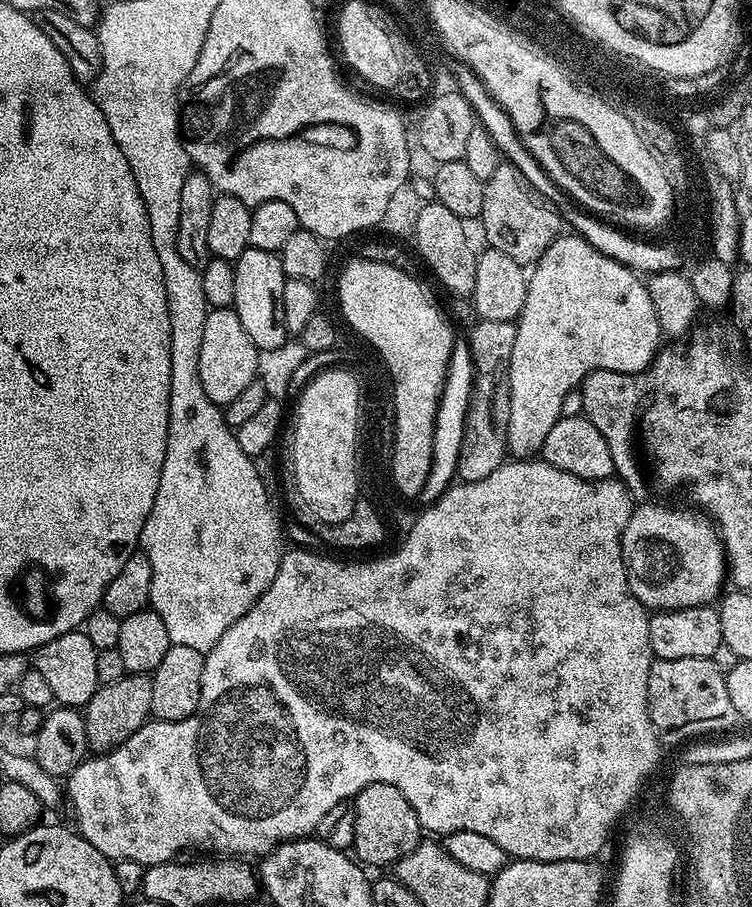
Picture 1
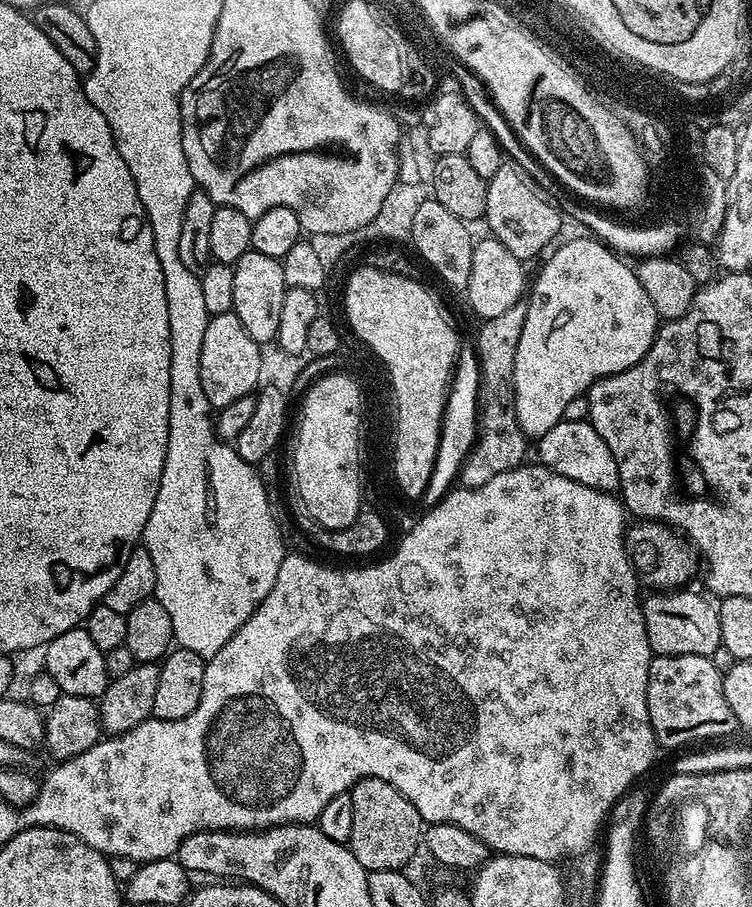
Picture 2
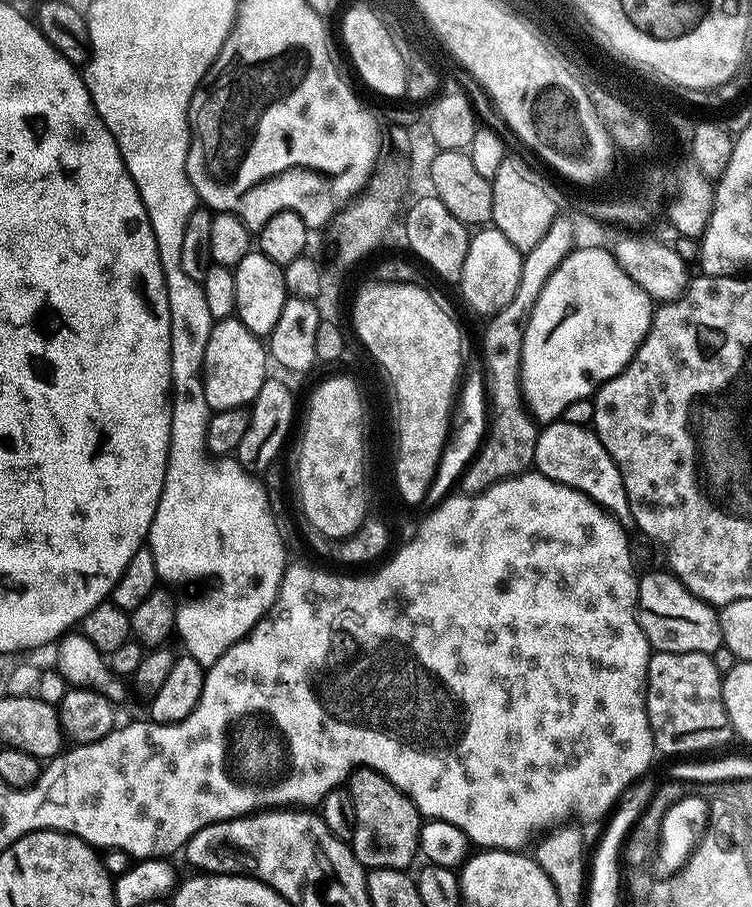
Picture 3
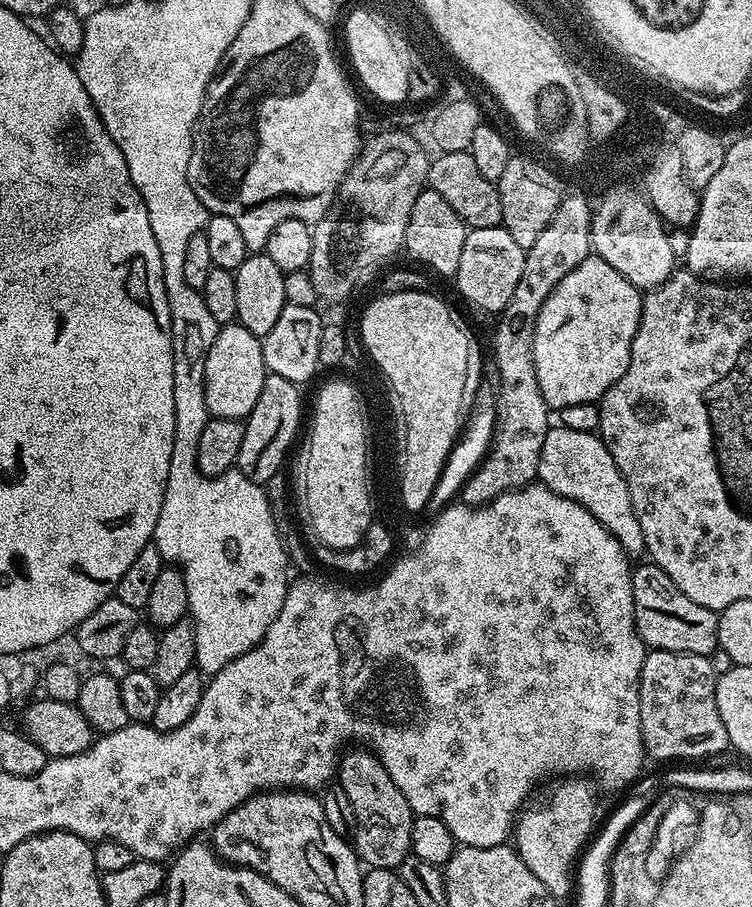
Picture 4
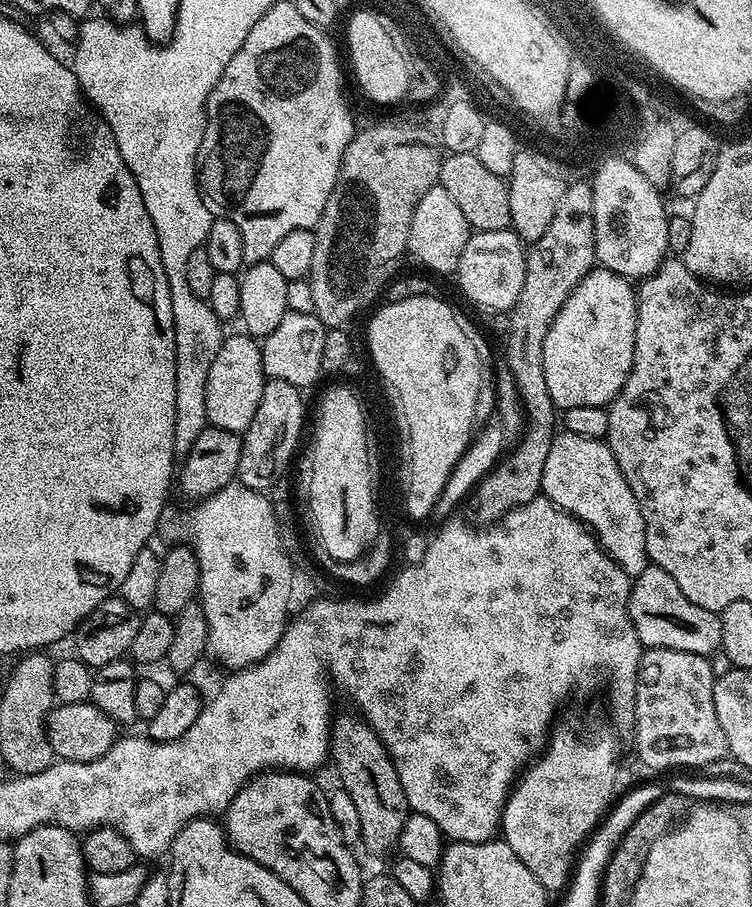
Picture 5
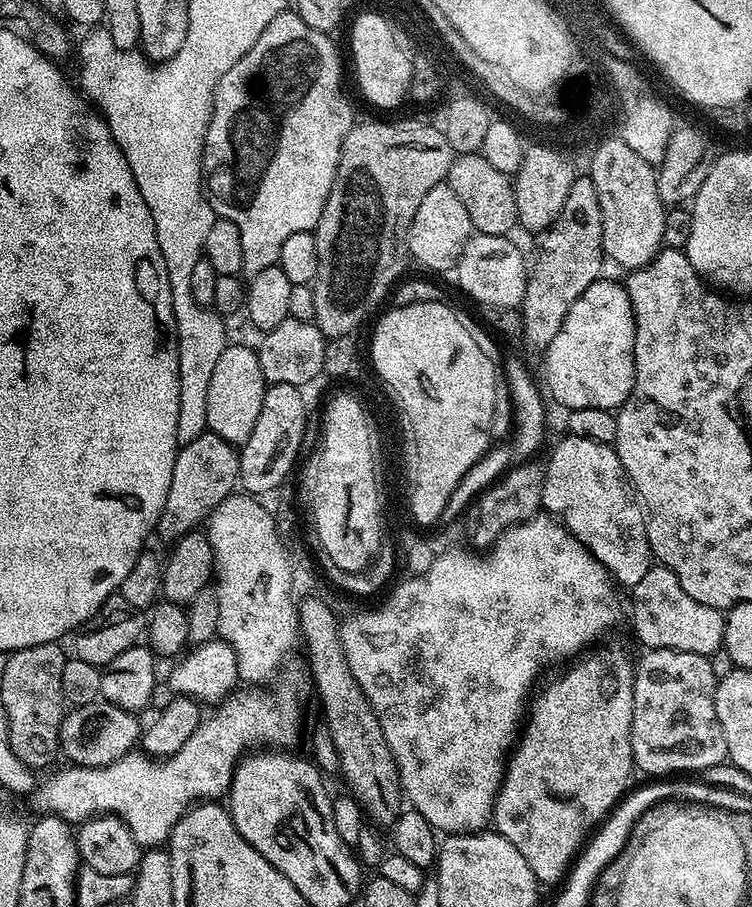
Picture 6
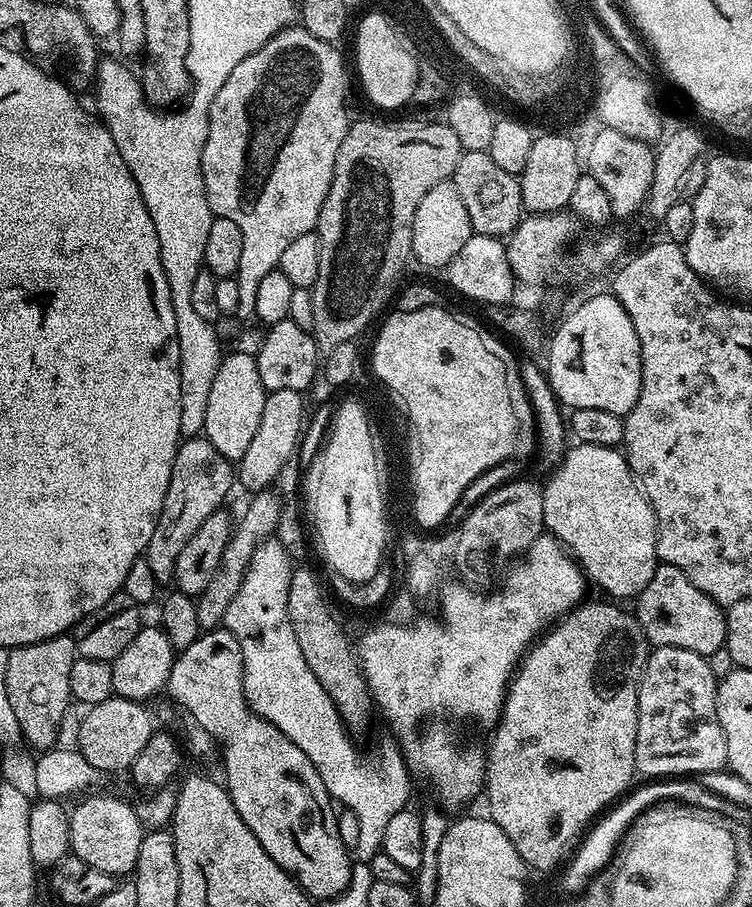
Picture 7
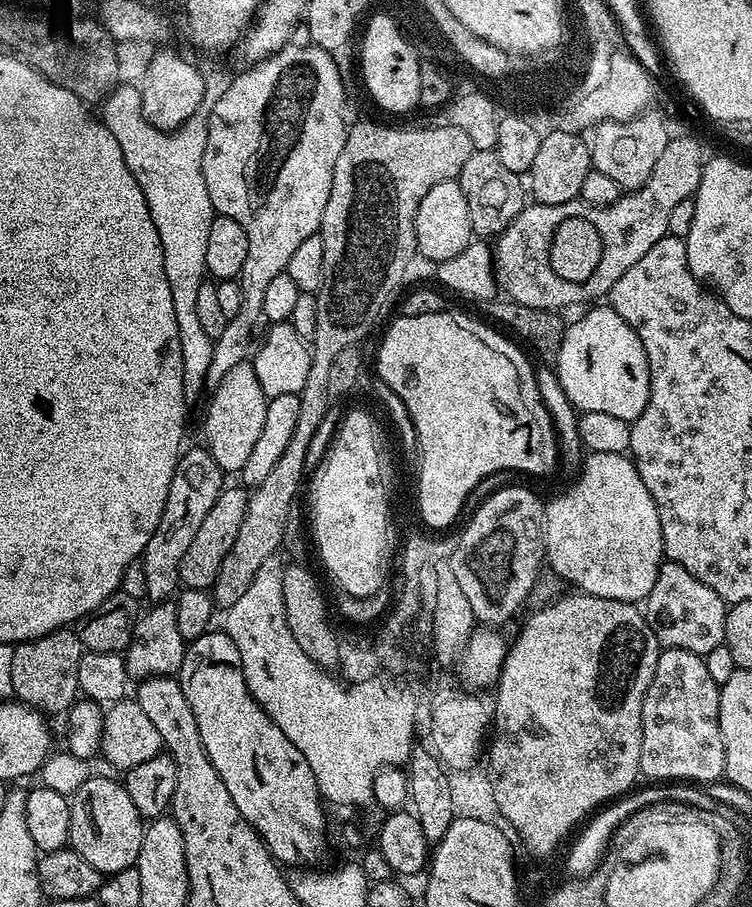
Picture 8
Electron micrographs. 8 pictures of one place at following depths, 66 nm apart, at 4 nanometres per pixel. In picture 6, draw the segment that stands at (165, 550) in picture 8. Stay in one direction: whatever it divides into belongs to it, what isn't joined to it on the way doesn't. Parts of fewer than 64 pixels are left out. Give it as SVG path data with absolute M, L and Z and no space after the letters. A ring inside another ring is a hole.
M204 431L194 442L176 453L174 478L166 494L166 506L160 515L158 536L175 542L188 532L197 531L226 497L237 491L240 479L240 453L237 445L228 444L218 434Z

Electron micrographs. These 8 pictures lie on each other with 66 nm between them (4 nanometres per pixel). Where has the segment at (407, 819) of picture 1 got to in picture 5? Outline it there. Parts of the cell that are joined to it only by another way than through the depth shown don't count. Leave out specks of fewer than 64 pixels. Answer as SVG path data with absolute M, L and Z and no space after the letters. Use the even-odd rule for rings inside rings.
M349 710L335 717L332 722L332 734L330 737L330 760L336 770L336 779L350 794L354 807L358 809L358 819L362 826L360 844L368 852L376 856L384 856L387 852L395 853L400 847L400 835L402 826L410 814L406 794L402 790L402 782L398 778L398 770L386 750L386 746L378 738L373 728L365 724L364 717L355 711Z

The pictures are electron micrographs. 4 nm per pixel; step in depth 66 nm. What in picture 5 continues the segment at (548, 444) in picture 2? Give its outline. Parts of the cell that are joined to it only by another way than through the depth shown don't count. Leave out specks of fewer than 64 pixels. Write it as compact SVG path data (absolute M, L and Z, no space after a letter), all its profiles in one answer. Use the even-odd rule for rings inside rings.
M561 431L553 436L550 455L542 469L541 493L554 502L563 512L575 516L588 527L608 557L630 578L642 574L650 567L646 550L646 526L634 498L634 490L622 478L618 462L603 439L582 437Z

